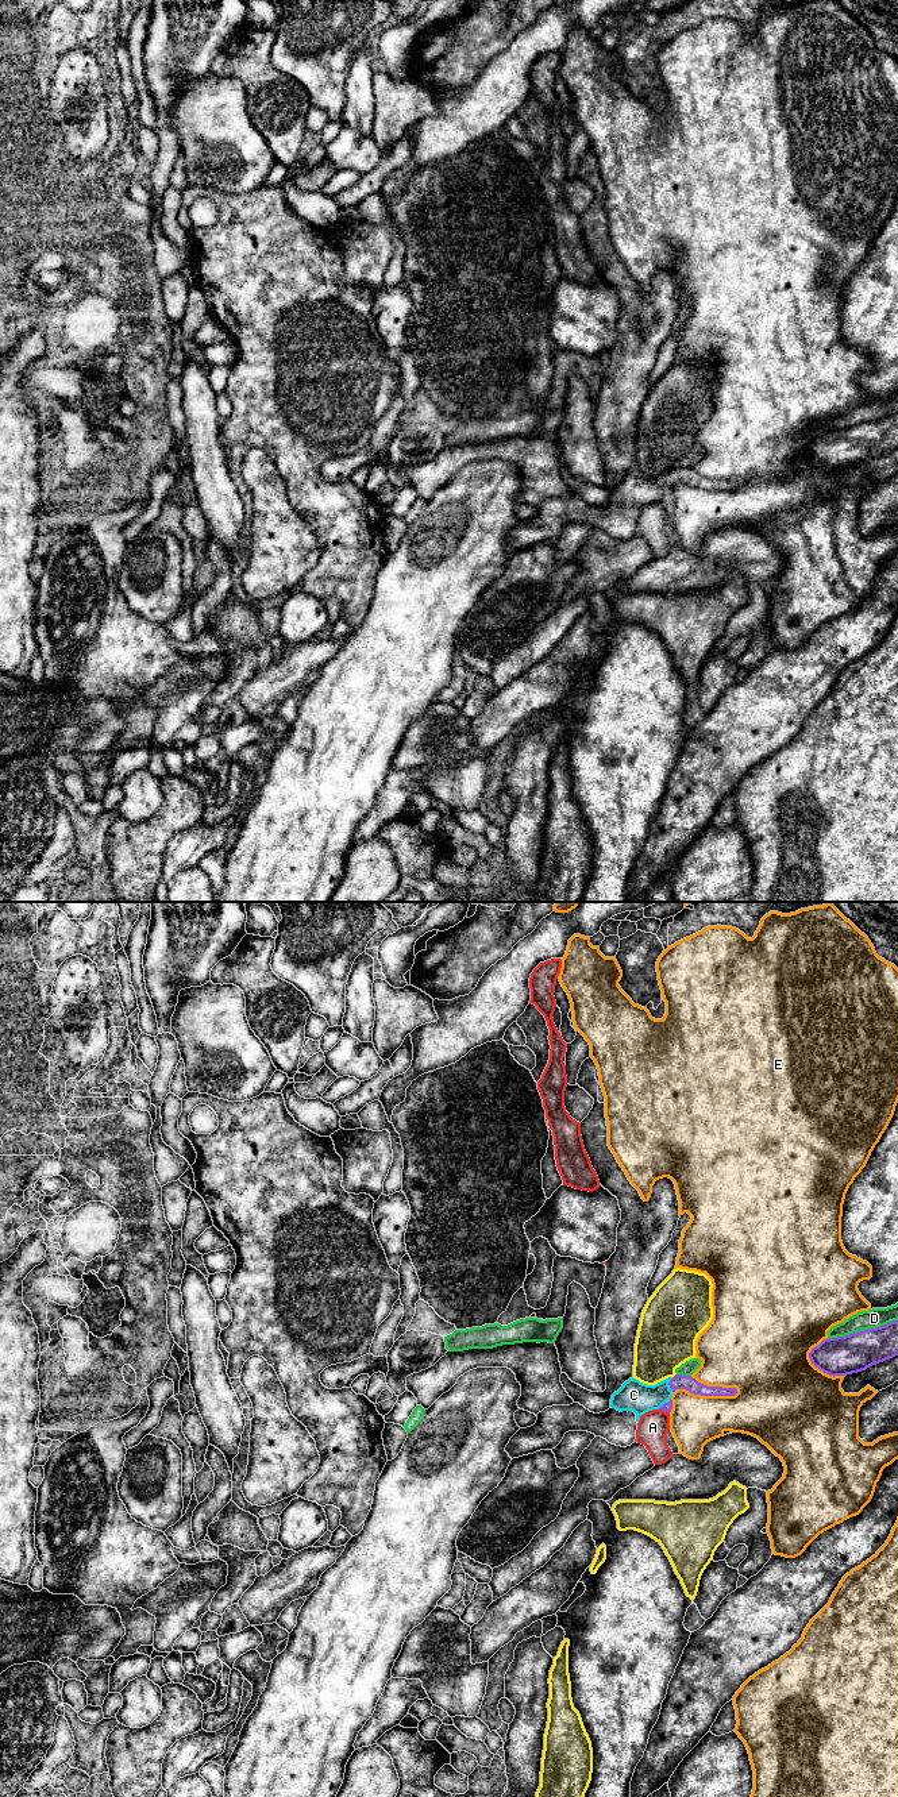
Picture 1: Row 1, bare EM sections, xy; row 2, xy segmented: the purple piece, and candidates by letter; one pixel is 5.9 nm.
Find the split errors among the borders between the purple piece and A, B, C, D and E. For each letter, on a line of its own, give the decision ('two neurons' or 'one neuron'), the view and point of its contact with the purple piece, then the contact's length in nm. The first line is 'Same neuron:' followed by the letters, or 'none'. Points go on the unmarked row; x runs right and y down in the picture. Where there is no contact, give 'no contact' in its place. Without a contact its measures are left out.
Same neuron: C
A: two neurons; contact xy (665, 504); length 70 nm
B: two neurons; contact xy (674, 469); length 40 nm
C: one neuron; contact xy (669, 477); length 90 nm
D: two neurons; contact xy (862, 423); length 440 nm
E: two neurons; contact xy (705, 488); length 400 nm

